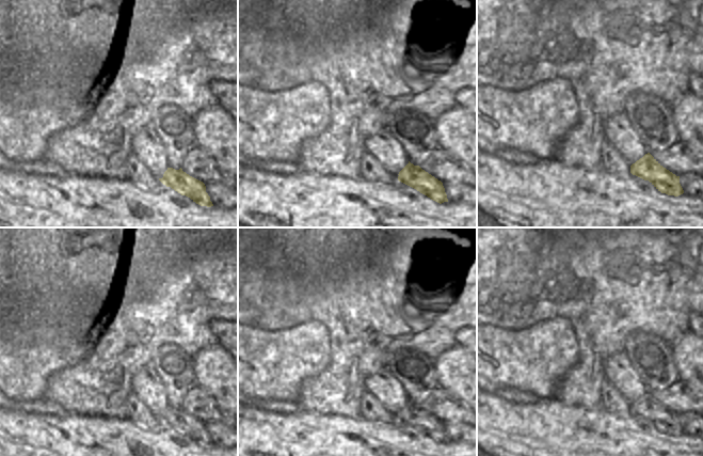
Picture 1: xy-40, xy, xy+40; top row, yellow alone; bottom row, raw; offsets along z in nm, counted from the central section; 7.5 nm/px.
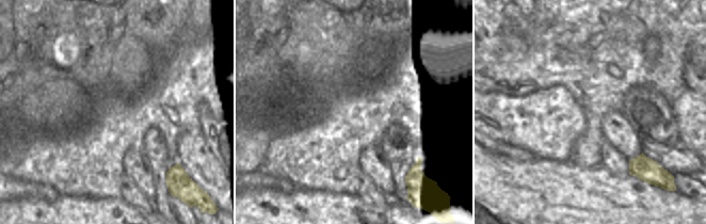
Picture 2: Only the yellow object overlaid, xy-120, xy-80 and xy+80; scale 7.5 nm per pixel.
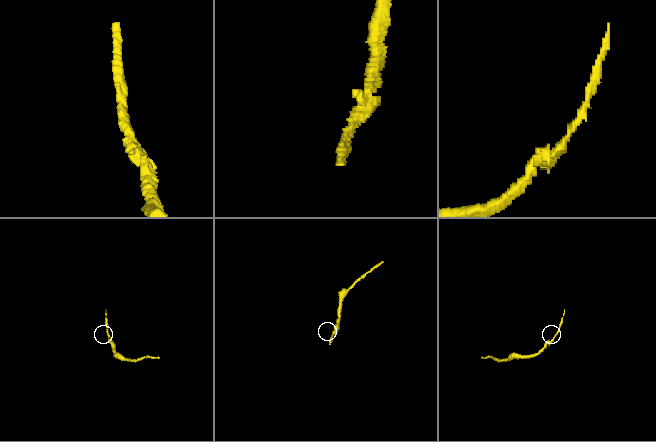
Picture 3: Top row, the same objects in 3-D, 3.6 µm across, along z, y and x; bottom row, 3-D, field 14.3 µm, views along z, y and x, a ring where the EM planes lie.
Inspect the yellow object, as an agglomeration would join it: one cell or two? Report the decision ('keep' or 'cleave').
cleave

